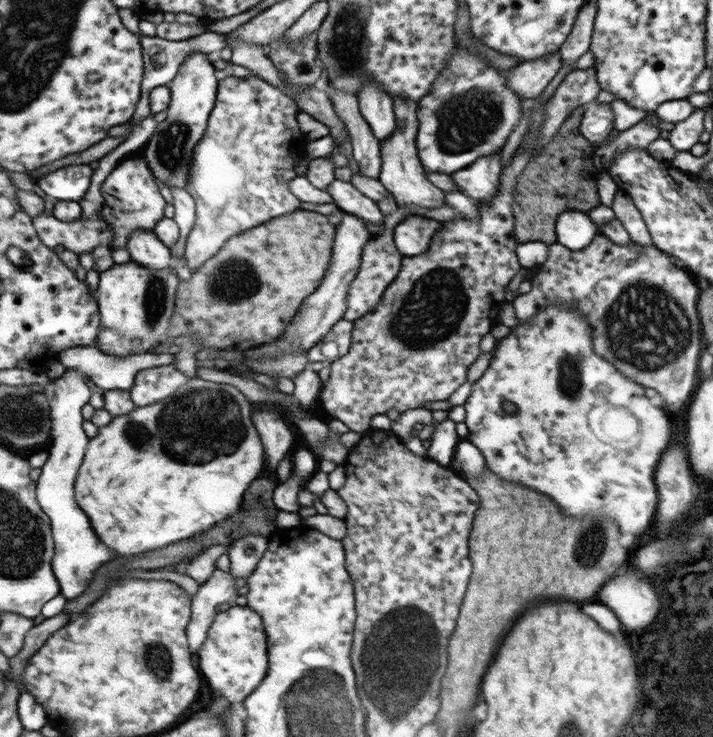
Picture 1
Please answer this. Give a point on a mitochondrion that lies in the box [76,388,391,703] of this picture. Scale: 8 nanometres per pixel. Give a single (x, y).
(158, 658)

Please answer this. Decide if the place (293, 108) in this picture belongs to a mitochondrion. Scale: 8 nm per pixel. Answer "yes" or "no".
no

